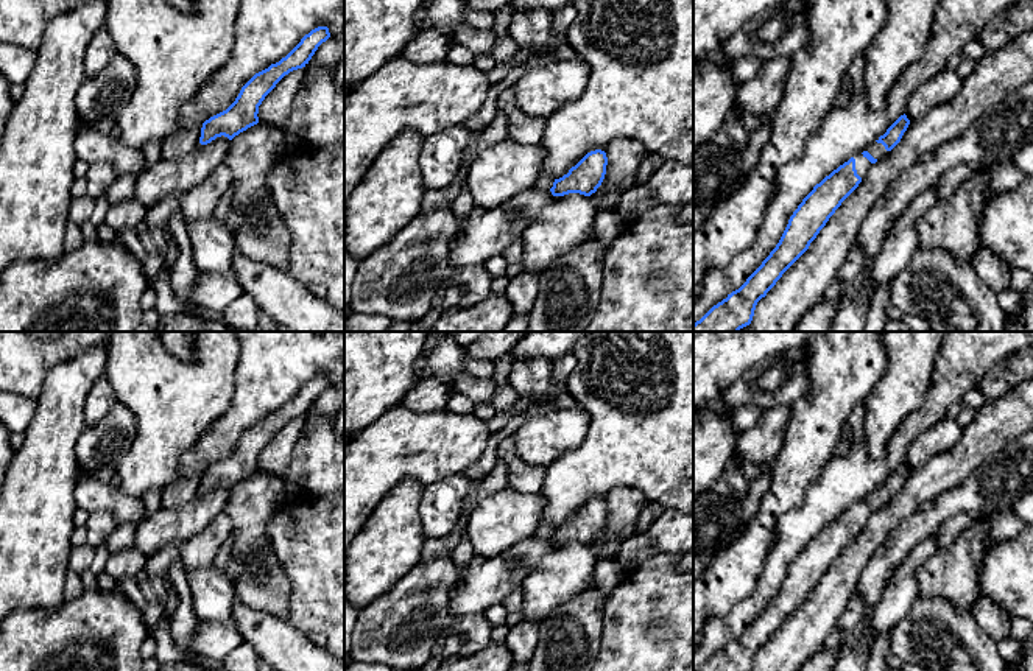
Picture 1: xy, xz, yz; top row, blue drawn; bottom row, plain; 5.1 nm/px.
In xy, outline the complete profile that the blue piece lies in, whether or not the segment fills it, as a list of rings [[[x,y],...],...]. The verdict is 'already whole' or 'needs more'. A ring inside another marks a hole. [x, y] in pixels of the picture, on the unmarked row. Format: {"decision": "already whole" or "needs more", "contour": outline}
{"decision": "already whole", "contour": [[[318,375],[279,411],[256,422],[240,439],[235,450],[223,461],[203,472],[199,492],[207,494],[217,486],[232,489],[240,481],[259,472],[259,455],[276,433],[290,420],[308,413],[318,395],[330,386],[327,375]]]}

